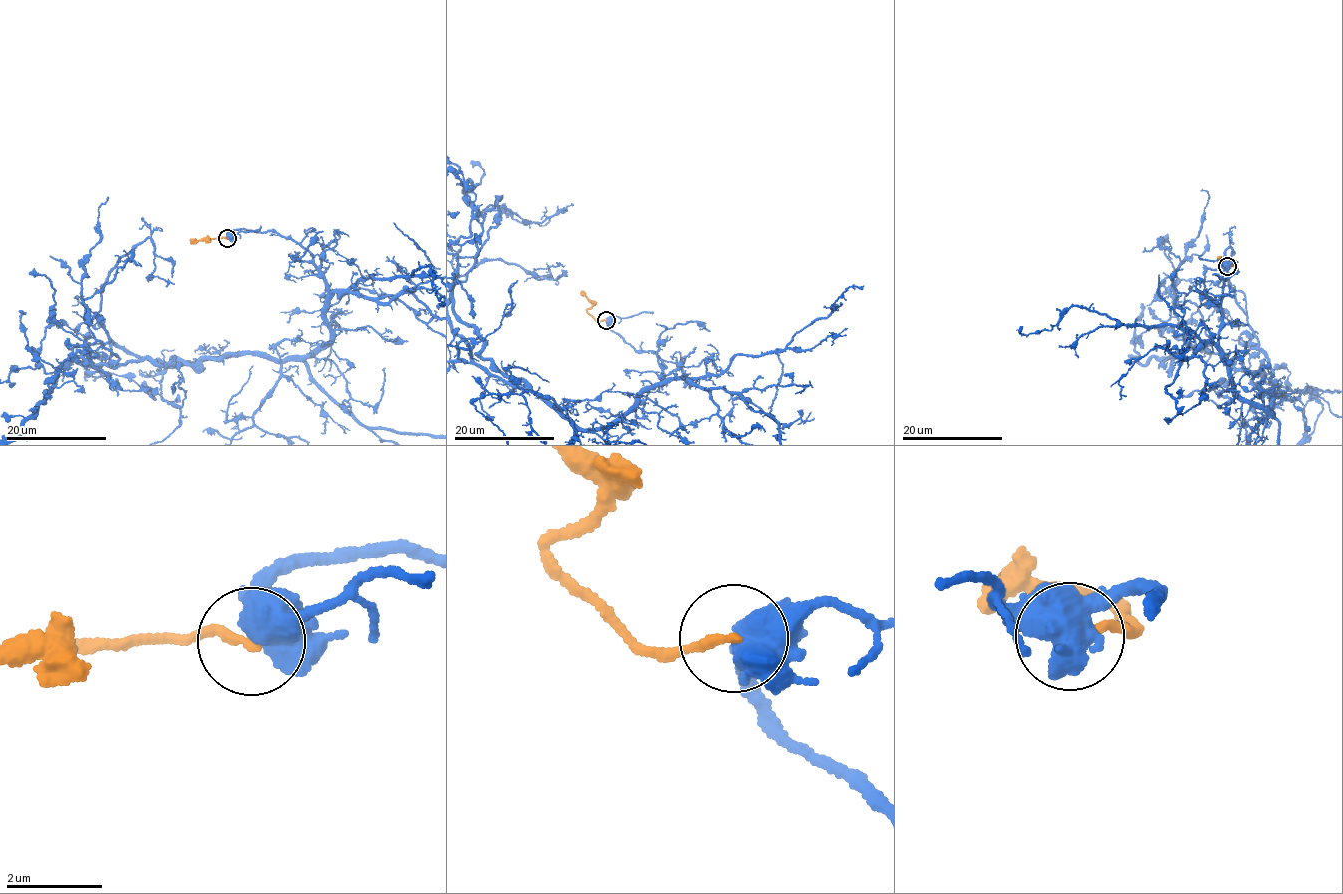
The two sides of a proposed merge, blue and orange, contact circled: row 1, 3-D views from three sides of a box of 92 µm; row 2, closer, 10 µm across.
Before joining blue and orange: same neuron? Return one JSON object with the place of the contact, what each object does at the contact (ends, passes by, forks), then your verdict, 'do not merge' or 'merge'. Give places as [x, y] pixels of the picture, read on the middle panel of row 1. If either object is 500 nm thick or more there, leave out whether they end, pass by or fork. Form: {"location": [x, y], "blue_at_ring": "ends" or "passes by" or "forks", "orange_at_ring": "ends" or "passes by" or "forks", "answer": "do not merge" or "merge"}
{"location": [606, 320], "answer": "do not merge"}

